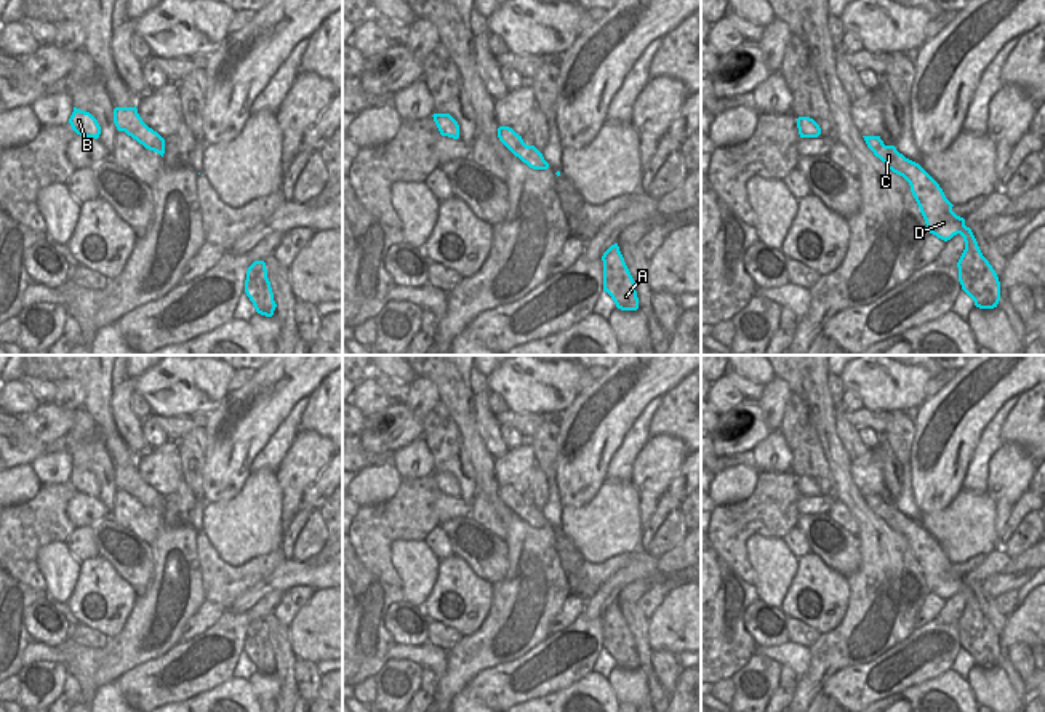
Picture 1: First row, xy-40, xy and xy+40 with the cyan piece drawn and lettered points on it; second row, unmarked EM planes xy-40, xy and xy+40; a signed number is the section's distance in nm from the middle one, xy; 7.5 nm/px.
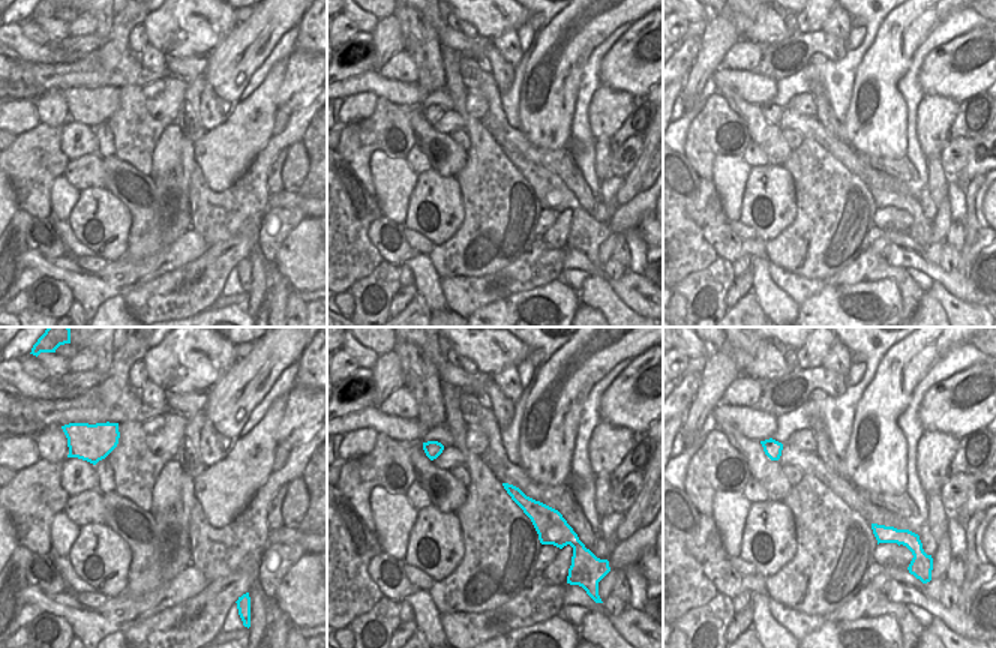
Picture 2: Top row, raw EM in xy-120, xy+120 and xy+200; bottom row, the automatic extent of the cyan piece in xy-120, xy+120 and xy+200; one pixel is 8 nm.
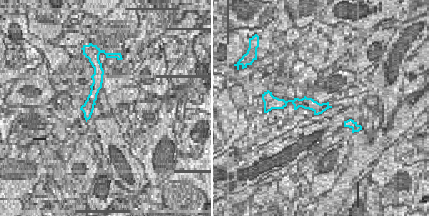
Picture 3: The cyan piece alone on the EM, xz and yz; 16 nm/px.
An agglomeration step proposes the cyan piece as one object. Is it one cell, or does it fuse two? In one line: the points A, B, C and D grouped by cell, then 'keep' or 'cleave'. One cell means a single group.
A B C D | keep

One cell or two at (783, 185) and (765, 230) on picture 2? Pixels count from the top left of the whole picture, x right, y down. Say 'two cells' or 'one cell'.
one cell

